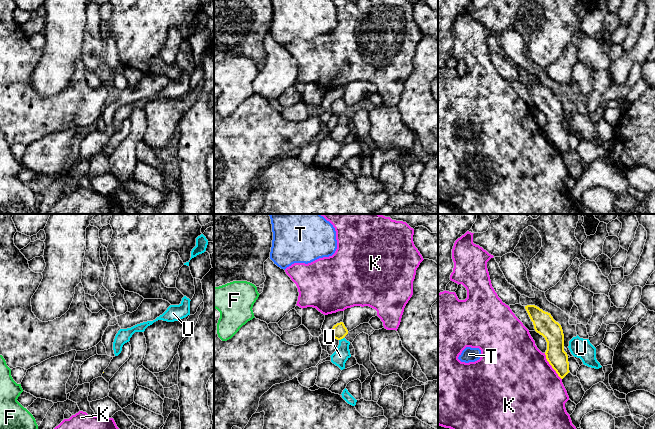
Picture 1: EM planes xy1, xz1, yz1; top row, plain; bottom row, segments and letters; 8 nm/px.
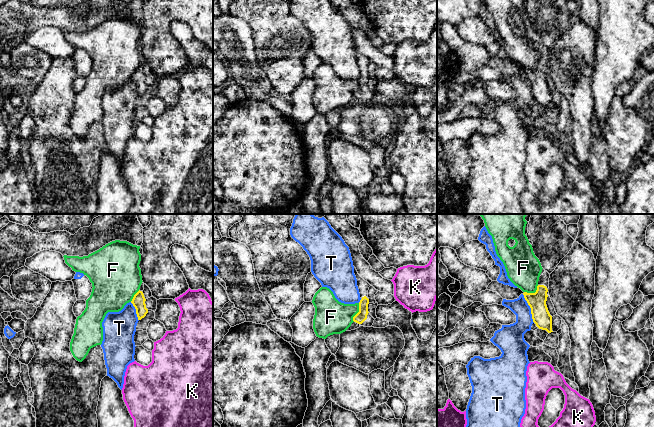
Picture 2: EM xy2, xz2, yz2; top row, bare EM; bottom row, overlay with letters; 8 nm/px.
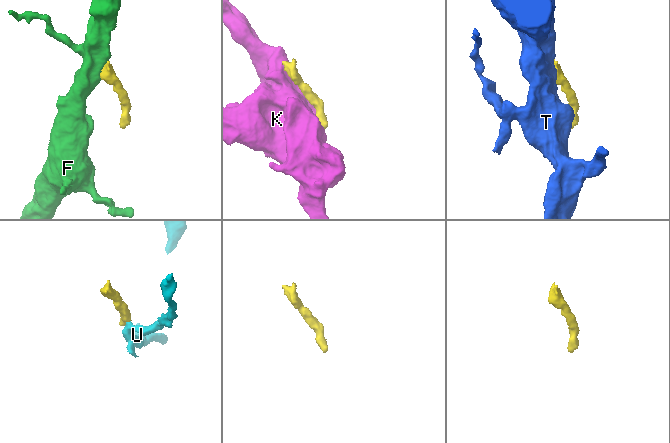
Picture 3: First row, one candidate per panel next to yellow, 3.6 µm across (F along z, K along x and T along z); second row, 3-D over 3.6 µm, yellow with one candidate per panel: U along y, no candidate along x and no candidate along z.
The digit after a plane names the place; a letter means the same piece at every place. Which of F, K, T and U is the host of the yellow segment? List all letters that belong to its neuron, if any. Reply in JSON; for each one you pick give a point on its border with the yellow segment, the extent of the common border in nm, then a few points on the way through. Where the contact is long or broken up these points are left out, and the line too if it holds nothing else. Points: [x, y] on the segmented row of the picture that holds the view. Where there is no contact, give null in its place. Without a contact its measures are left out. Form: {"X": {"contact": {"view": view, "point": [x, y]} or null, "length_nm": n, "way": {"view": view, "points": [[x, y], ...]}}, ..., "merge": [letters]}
{"U": {"contact": {"view": "xz1", "point": [341, 338]}, "length_nm": 50, "way": {"view": "xz1", "points": [[339, 331], [341, 338], [342, 354], [340, 356]]}}, "merge": ["U"]}

